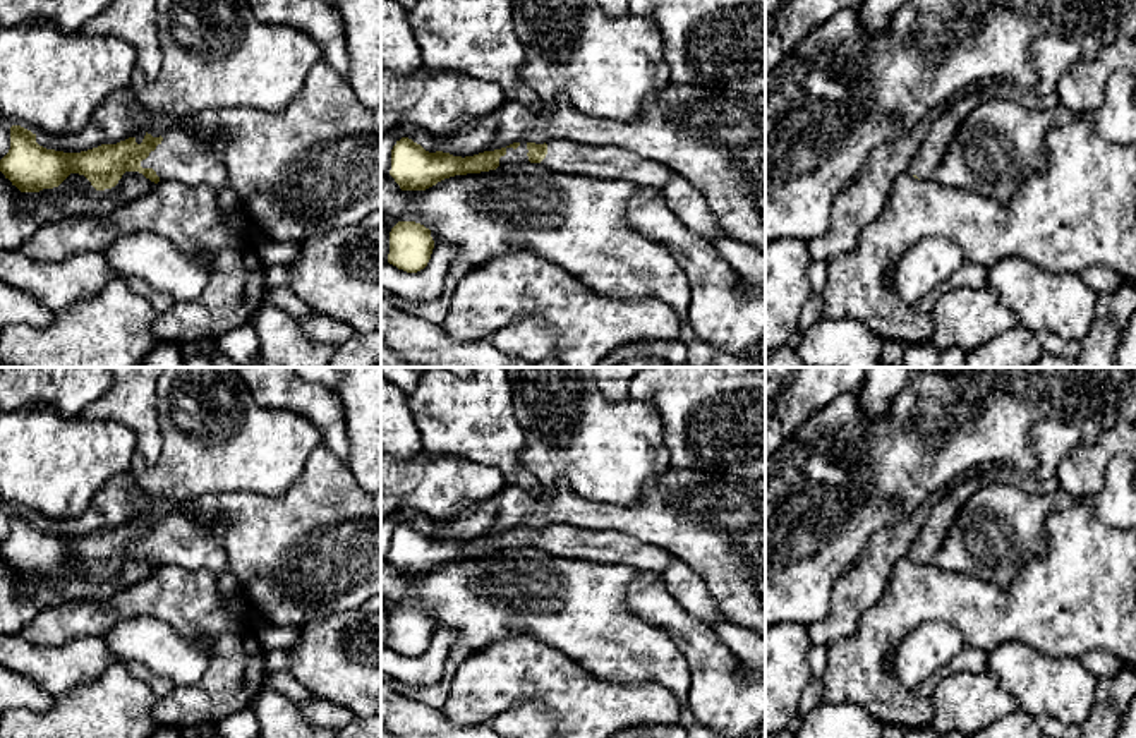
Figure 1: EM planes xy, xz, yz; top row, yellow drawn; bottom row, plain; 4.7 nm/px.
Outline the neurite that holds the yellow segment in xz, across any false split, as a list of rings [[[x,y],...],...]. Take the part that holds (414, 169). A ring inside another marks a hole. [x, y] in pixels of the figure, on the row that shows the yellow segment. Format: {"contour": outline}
{"contour": [[[402,137],[391,149],[390,175],[402,191],[426,191],[438,182],[467,173],[496,170],[505,163],[541,163],[551,172],[599,180],[628,180],[638,187],[662,189],[673,172],[619,148],[589,148],[571,141],[513,142],[506,148],[474,156],[429,153],[408,137]]]}

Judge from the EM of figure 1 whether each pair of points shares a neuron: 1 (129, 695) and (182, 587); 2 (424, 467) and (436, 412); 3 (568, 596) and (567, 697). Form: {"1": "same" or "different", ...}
{"1": "different", "2": "different", "3": "different"}

